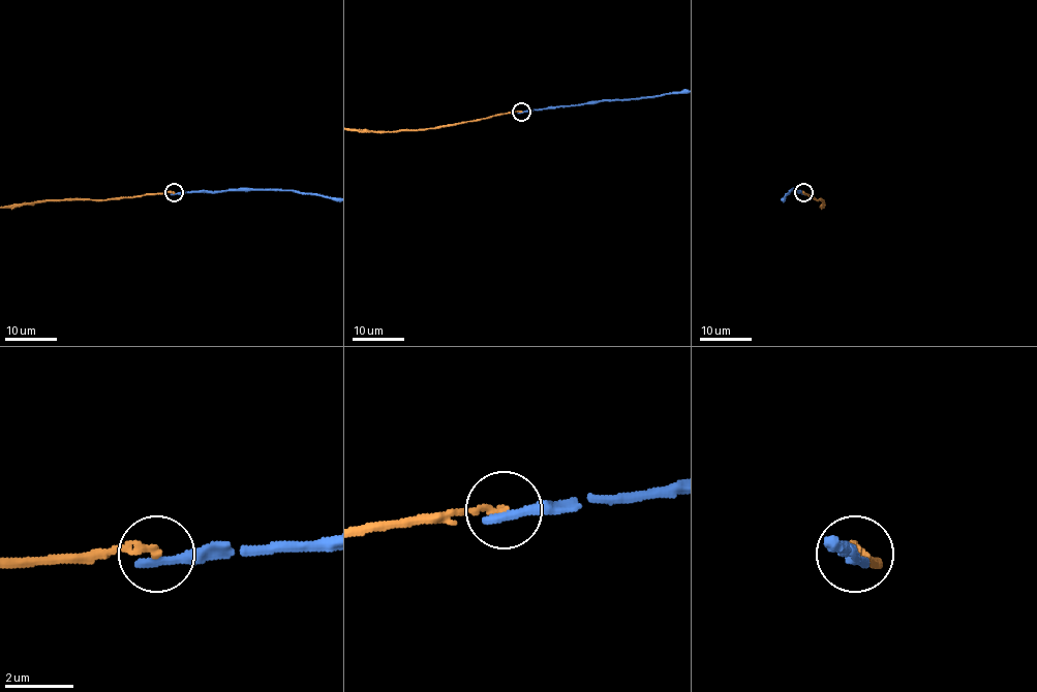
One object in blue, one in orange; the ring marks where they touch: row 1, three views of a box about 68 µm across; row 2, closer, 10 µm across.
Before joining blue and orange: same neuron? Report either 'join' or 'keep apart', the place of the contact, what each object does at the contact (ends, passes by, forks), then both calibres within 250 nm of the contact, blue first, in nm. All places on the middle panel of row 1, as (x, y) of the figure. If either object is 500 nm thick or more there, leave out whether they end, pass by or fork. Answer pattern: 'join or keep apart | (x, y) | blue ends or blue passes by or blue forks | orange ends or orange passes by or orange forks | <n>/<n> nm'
keep apart | (521, 112) | blue ends | orange ends | 340/200 nm

